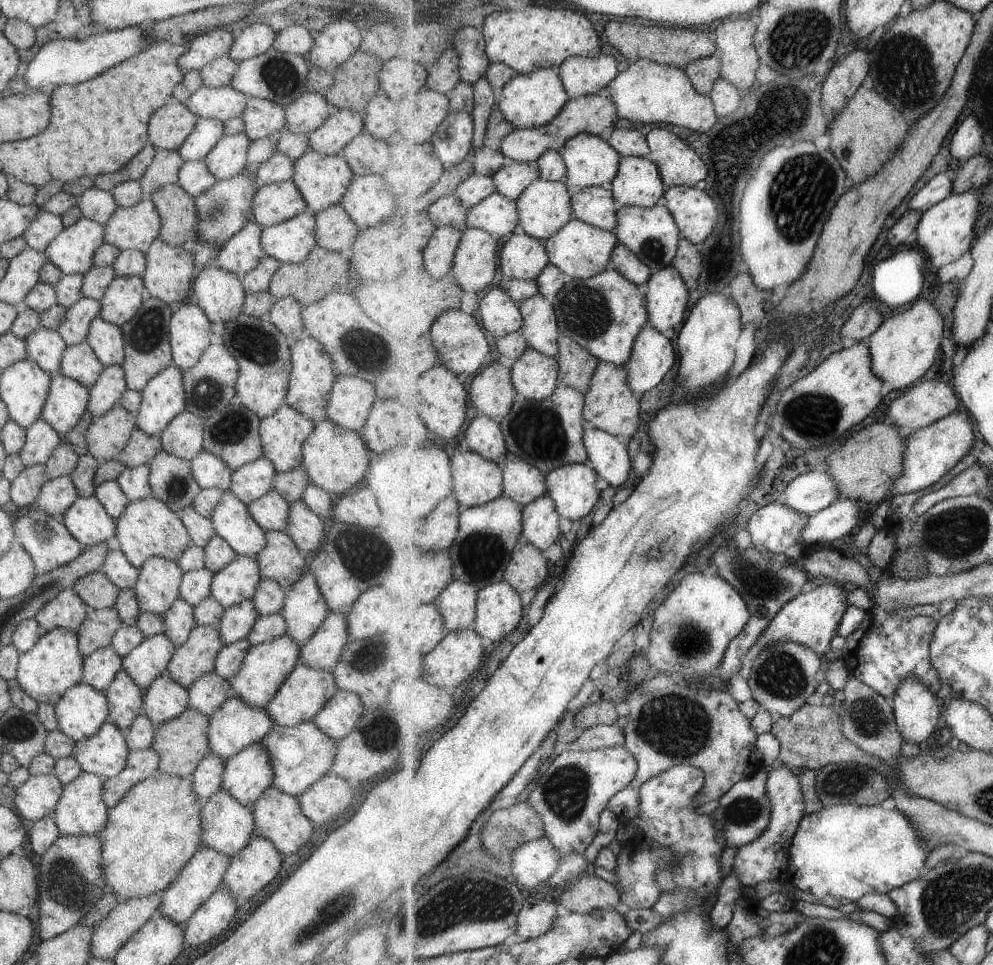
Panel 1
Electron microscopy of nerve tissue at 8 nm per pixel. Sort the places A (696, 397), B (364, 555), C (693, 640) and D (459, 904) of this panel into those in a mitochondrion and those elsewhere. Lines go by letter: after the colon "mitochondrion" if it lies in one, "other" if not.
A: other
B: mitochondrion
C: mitochondrion
D: mitochondrion

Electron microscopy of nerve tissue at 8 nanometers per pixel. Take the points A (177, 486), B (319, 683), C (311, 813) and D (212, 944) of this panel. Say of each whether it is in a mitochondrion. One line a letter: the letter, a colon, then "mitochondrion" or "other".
A: mitochondrion
B: other
C: other
D: other

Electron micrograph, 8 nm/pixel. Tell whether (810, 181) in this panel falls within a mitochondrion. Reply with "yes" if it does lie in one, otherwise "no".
yes

